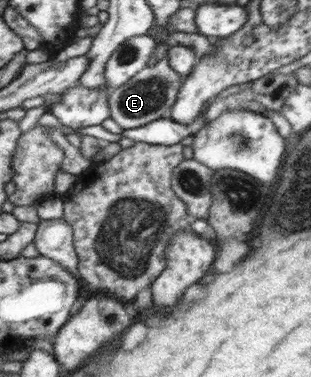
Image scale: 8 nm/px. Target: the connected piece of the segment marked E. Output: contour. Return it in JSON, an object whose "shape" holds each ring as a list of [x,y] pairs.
{"shape":[[[166,57],[160,59],[152,67],[144,66],[136,75],[132,75],[126,83],[109,90],[109,117],[122,130],[134,129],[156,119],[168,119],[170,108],[184,77],[170,69]]]}

